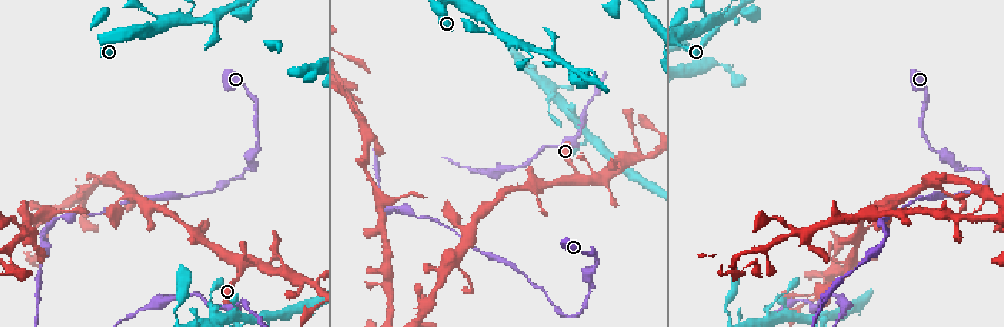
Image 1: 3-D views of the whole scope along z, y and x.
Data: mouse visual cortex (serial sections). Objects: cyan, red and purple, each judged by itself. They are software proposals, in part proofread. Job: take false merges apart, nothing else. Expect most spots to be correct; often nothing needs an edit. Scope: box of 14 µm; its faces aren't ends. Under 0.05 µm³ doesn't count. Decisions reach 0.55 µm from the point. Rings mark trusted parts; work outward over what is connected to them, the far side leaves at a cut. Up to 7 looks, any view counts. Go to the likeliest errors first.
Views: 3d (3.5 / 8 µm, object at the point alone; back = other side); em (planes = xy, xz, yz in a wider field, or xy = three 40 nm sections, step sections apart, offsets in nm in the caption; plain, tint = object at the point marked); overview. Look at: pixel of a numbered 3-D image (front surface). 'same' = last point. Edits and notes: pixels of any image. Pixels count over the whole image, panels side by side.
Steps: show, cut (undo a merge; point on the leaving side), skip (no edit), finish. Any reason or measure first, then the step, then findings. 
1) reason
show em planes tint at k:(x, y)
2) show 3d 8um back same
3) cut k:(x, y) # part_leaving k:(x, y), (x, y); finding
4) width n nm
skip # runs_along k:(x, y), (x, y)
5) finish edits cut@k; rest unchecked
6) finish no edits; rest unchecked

three arms meet
show 3d 8um at 1:(240, 262)

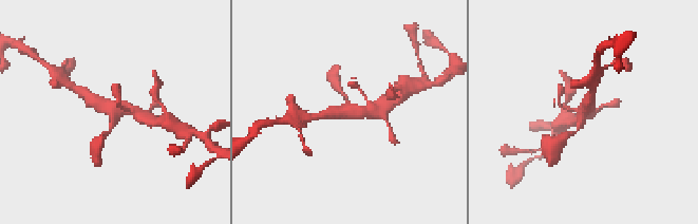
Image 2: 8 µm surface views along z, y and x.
show 3d 3.5um at 2:(111, 109)

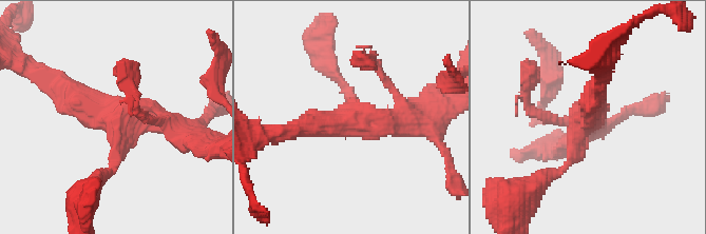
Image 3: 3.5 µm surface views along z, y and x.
show em xy step 3 tint at 3:(118, 122)

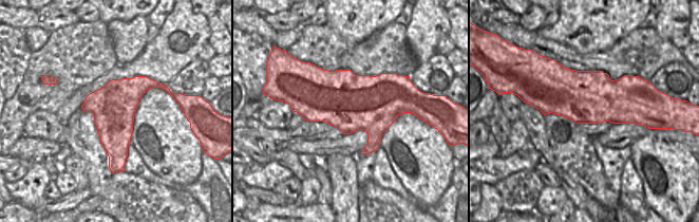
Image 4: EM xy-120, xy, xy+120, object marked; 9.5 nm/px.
arm_widths 150, 300, 350 nm
skip # runs_along 3:(549, 178), (573, 156), (597, 88); one cell here

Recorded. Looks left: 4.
arms part here
show 3d 3.5um at 1:(653, 157)

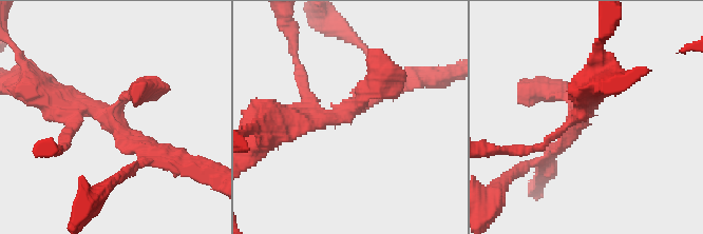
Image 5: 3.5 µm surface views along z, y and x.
arms 3; arm_widths 200, 250, 300 nm; shape alone is not enough
show em xy step 5 tint at 5:(342, 115)

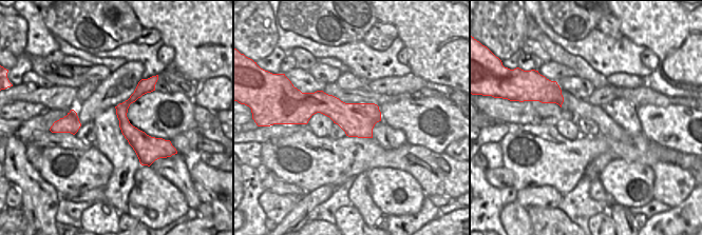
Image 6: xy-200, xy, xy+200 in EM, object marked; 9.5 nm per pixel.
skip # runs_along 5:(45, 92), (105, 114), (144, 159); all the same cell

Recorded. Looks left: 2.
arms part here
show 3d 3.5um at 1:(530, 184)

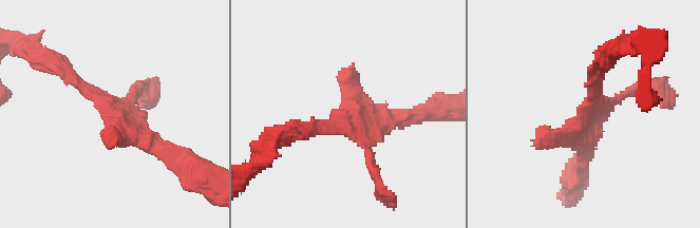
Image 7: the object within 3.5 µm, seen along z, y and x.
need the tissue
show em xy step 1 tint at 7:(117, 119)

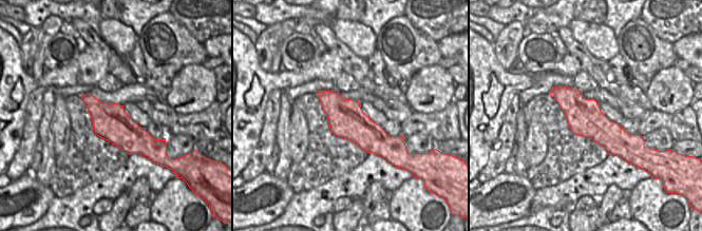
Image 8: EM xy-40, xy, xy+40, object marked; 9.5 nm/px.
skip # runs_along 7:(175, 158), (136, 139), (65, 74); continuous, no second cell

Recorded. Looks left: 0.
finish no edits; rest unchecked

